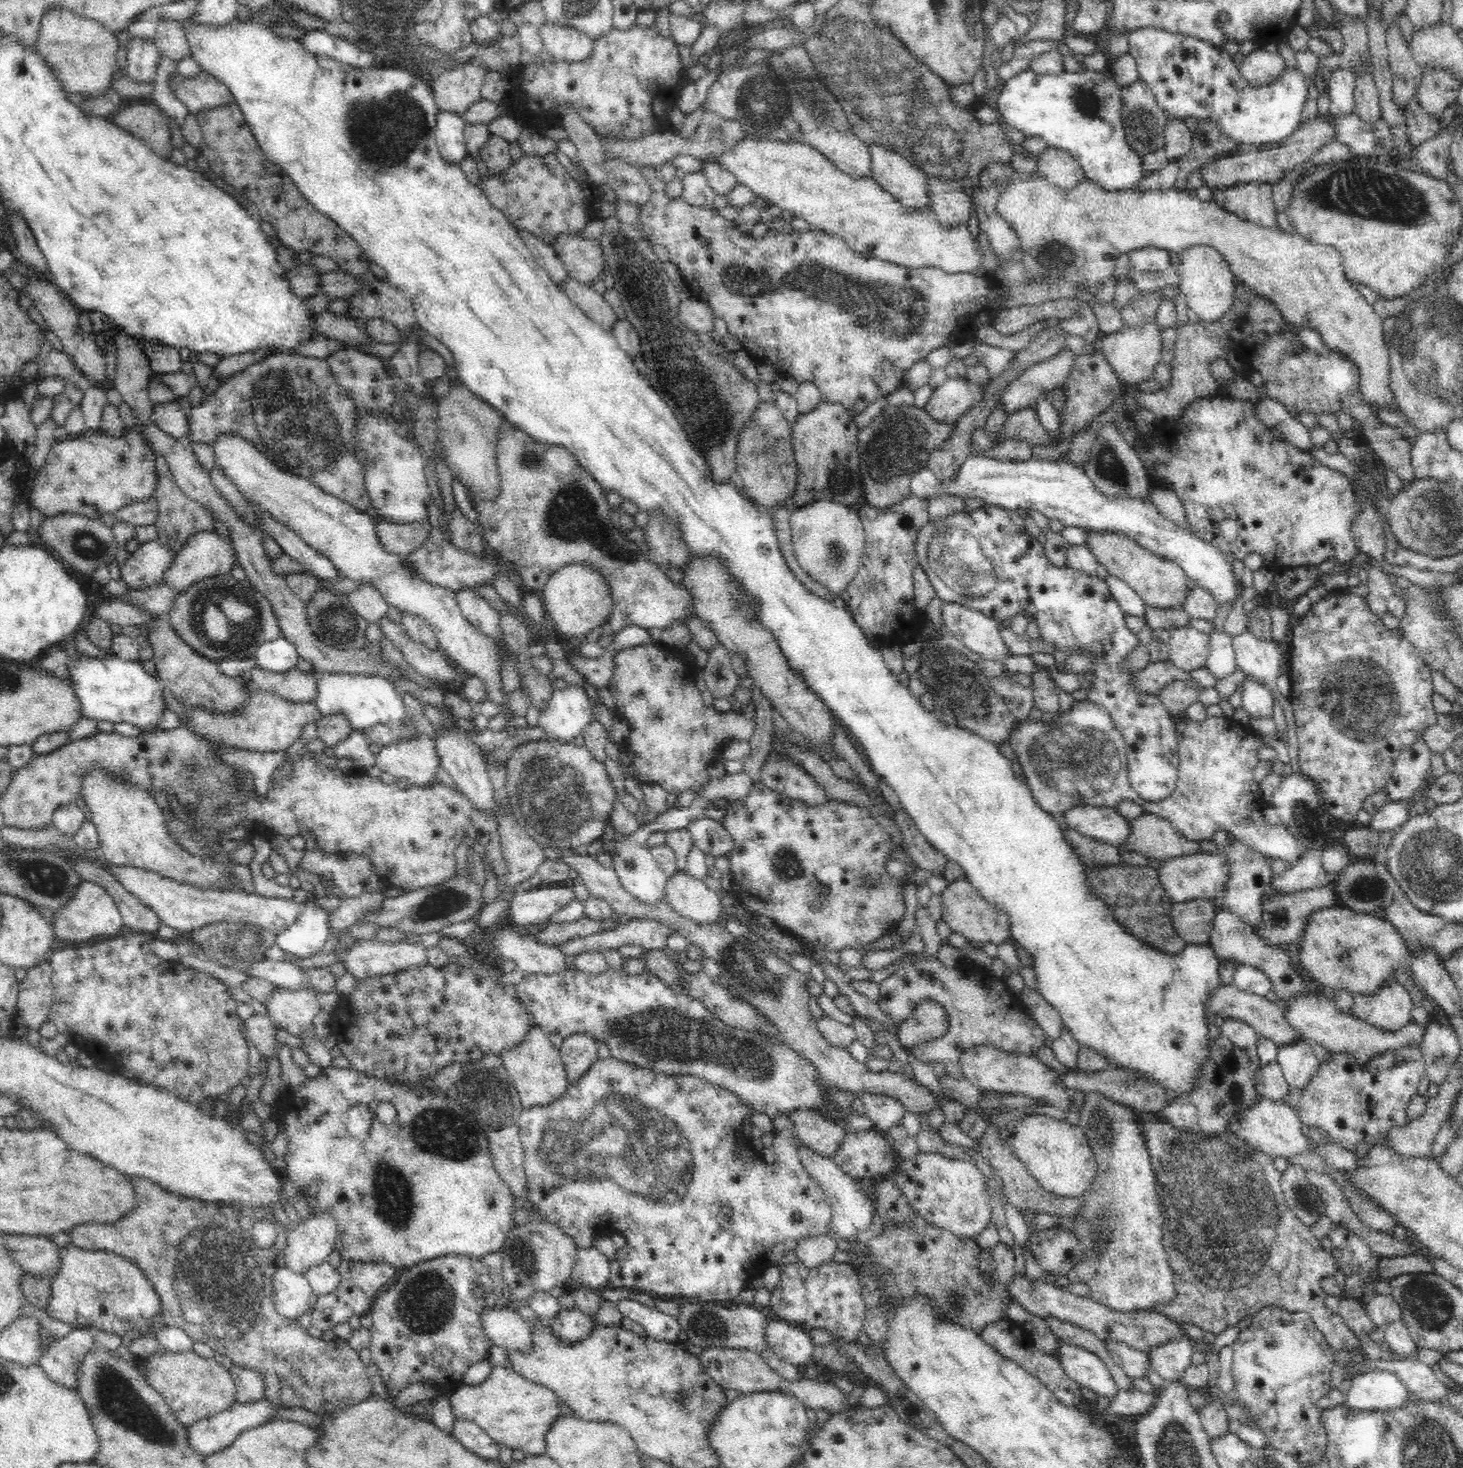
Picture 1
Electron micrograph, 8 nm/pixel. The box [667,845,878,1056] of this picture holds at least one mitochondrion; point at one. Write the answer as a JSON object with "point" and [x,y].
{"point":[748,970]}

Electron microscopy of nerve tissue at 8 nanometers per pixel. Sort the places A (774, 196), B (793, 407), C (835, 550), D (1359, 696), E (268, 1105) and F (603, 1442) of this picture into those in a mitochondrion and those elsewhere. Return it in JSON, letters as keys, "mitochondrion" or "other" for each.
{"A":"other","B":"other","C":"mitochondrion","D":"mitochondrion","E":"other","F":"other"}

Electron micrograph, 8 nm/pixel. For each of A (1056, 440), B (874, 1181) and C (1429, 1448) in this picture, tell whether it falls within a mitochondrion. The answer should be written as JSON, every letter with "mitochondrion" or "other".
{"A":"other","B":"other","C":"mitochondrion"}

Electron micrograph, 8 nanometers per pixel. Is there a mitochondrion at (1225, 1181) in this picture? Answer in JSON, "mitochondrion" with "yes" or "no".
{"mitochondrion":"yes"}

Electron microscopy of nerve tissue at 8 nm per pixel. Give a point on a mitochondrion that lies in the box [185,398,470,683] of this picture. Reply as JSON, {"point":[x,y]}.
{"point":[229,618]}

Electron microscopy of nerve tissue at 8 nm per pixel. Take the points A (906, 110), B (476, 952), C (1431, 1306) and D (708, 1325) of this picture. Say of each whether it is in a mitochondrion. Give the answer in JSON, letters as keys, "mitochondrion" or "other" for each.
{"A":"mitochondrion","B":"other","C":"mitochondrion","D":"mitochondrion"}

